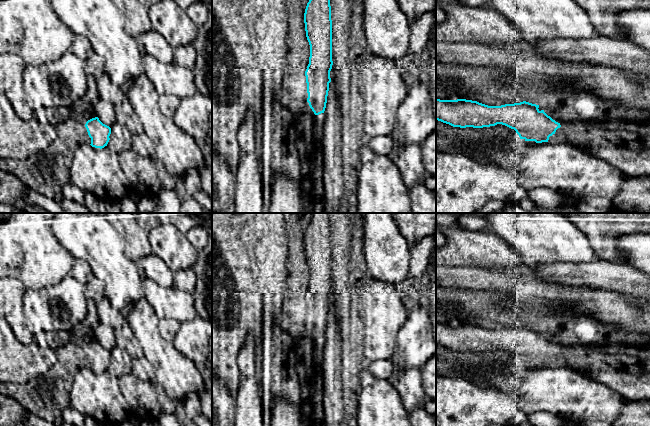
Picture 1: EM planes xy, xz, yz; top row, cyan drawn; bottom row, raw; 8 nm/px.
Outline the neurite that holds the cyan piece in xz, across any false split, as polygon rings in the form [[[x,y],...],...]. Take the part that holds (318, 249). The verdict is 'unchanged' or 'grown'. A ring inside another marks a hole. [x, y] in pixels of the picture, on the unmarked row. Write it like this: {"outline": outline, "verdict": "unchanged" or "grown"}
{"outline": [[[312,213],[312,218],[307,227],[304,237],[304,247],[306,261],[310,269],[309,288],[305,295],[305,325],[303,336],[308,338],[310,343],[308,347],[308,360],[314,371],[321,373],[321,367],[324,362],[325,332],[331,306],[330,295],[332,293],[332,244],[330,230],[330,213]]], "verdict": "grown"}

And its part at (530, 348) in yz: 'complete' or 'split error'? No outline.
split error

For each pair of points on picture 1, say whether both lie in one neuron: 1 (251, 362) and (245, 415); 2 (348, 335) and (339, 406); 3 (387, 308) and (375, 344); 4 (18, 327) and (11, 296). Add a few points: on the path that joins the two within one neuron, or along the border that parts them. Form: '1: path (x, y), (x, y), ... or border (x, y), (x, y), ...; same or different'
1: path (249, 375), (248, 402); same
2: border (338, 327), (342, 341); different
3: path (384, 317), (380, 335); same
4: path (16, 319), (11, 309), (11, 304); same

